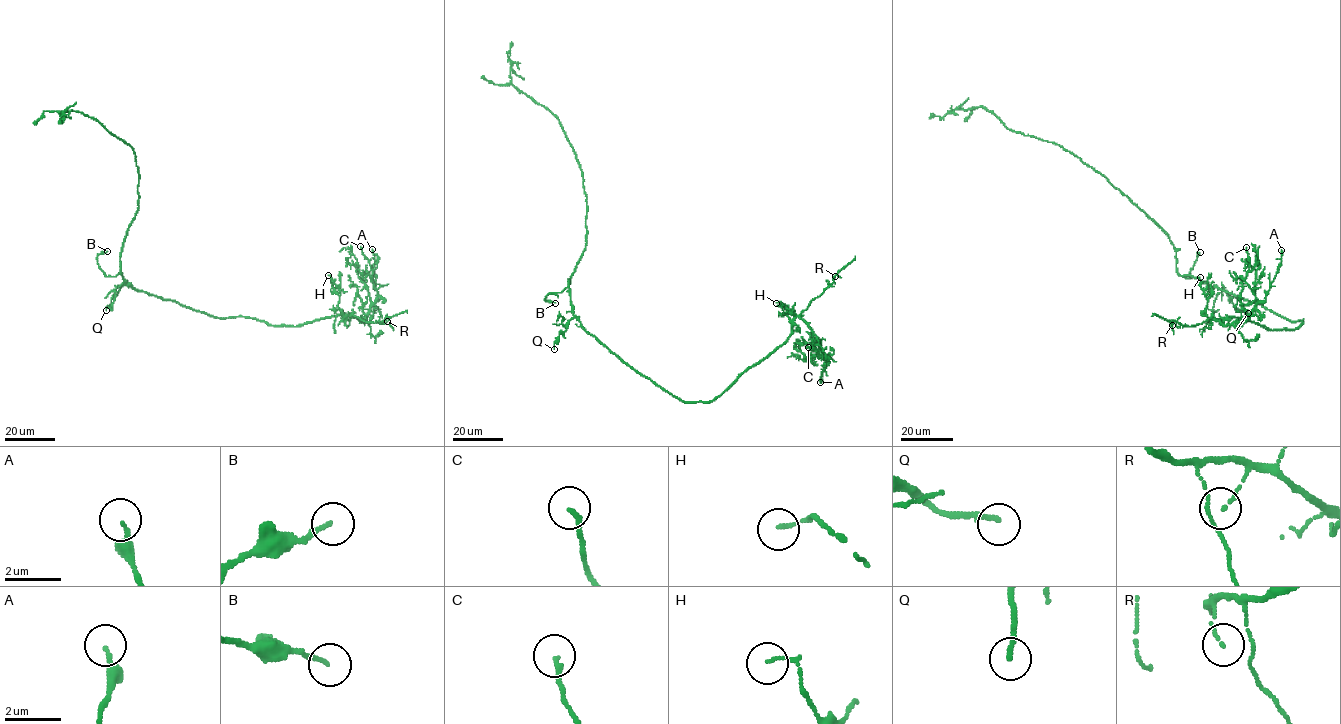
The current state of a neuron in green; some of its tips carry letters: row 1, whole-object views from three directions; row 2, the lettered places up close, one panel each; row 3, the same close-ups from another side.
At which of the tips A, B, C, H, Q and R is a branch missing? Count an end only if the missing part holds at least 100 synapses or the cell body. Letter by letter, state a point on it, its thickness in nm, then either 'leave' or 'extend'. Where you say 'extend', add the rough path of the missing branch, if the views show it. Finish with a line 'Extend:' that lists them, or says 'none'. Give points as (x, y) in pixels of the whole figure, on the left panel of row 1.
A: place (372, 249); calibre 220 nm; leave
B: place (107, 251); calibre 140 nm; leave
C: place (360, 246); calibre 170 nm; leave
H: place (328, 275); calibre 100 nm; leave
Q: place (106, 310); calibre 180 nm; leave
R: place (387, 321); calibre 90 nm; leave
Extend: none

